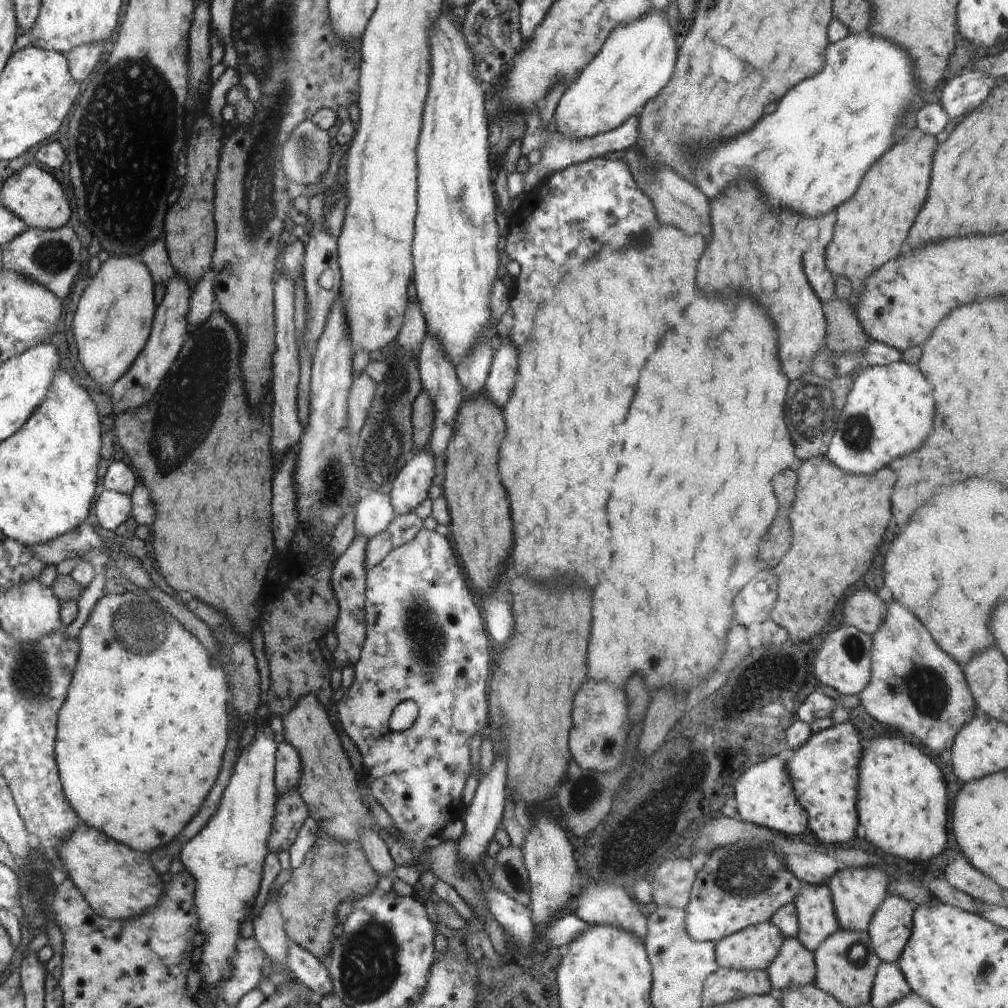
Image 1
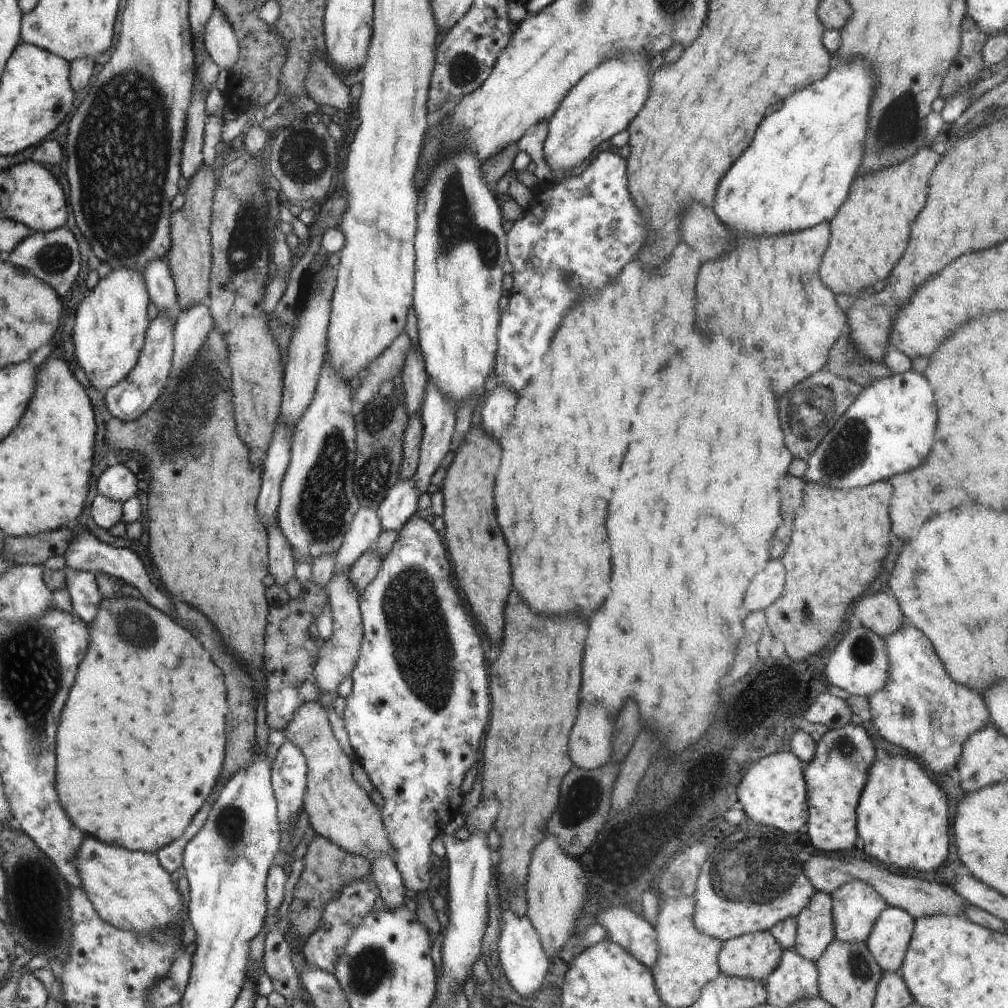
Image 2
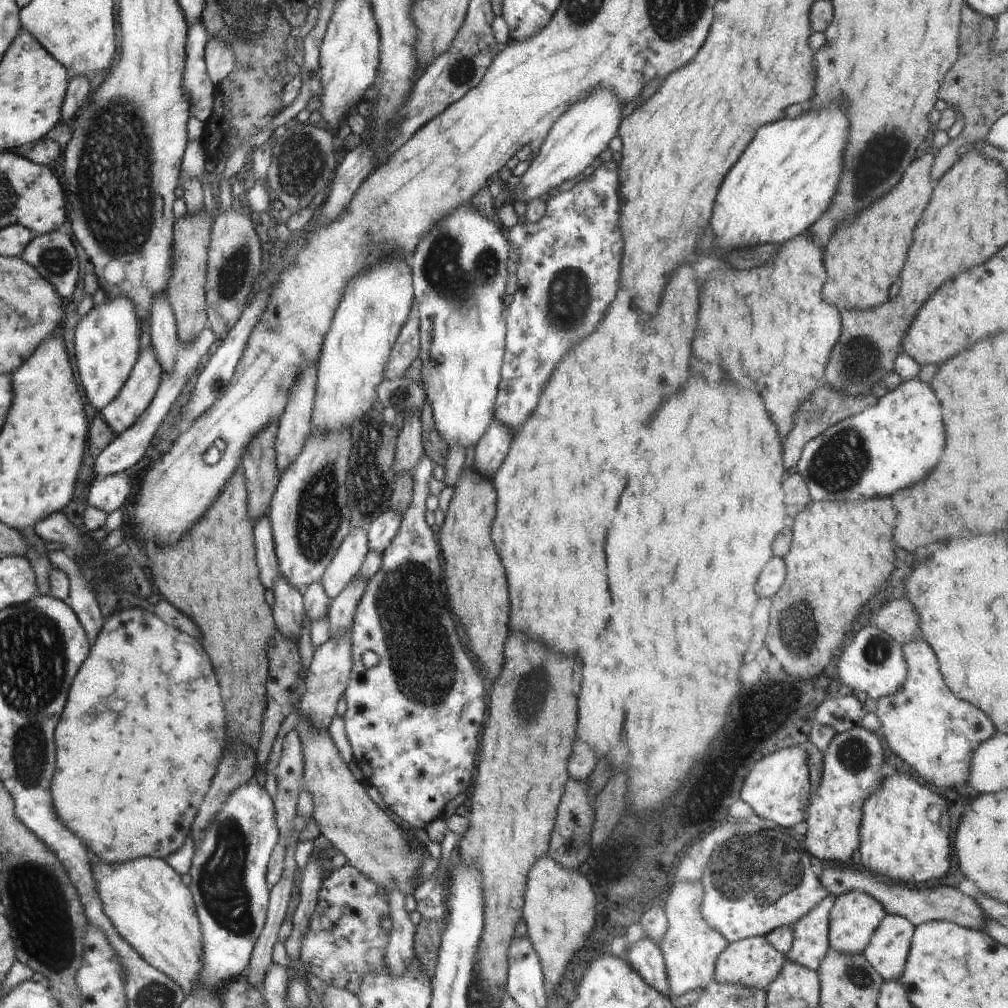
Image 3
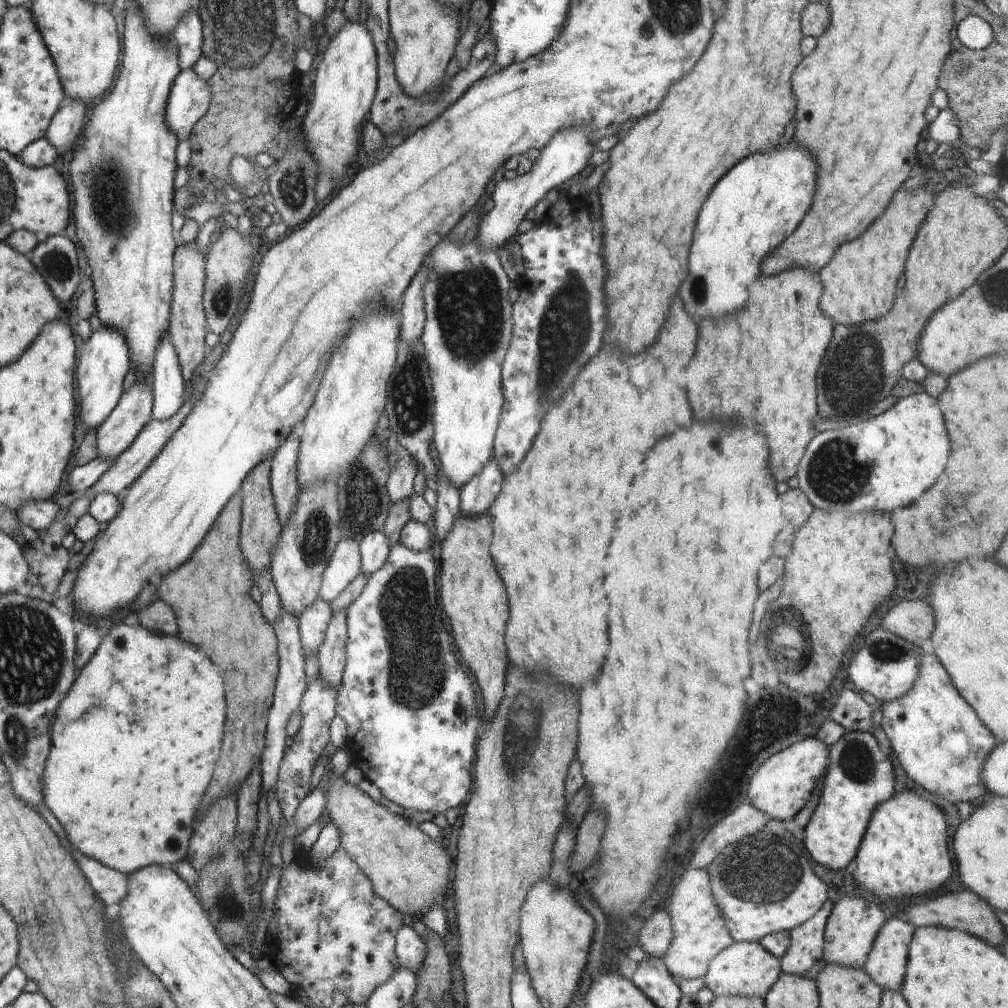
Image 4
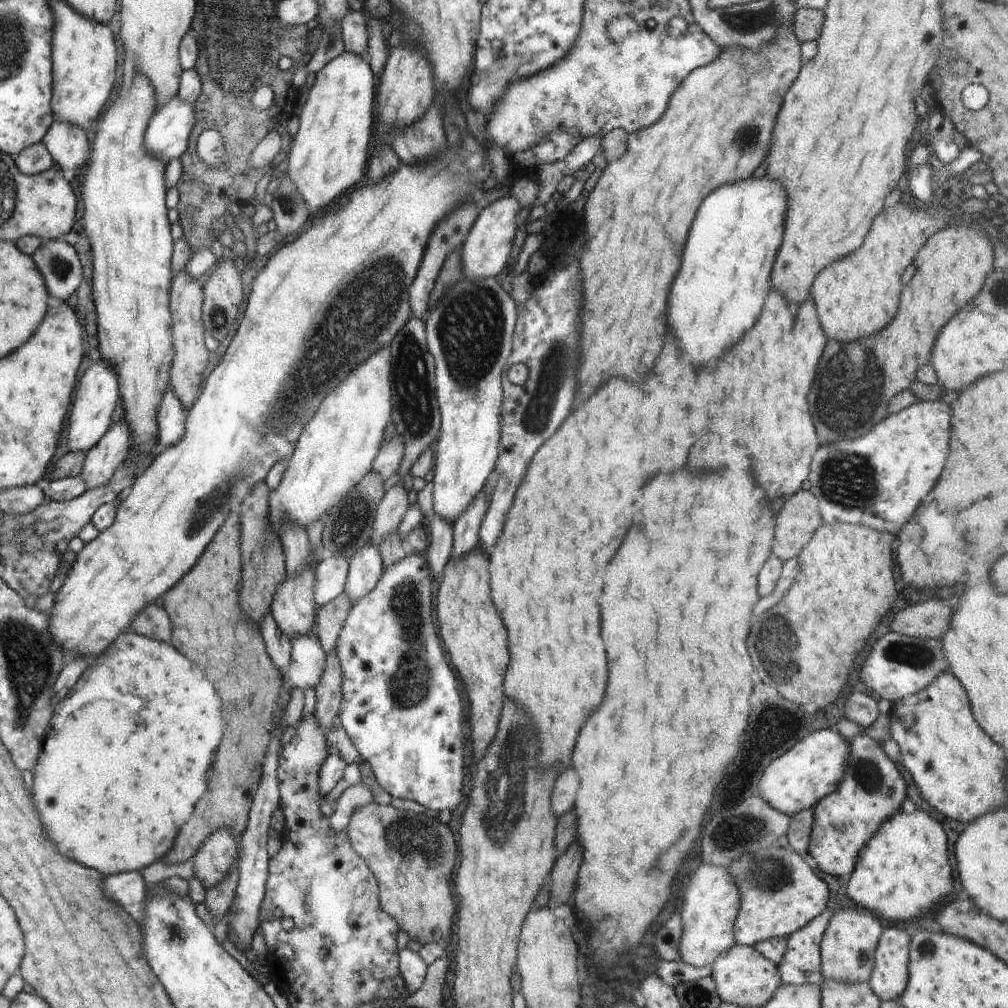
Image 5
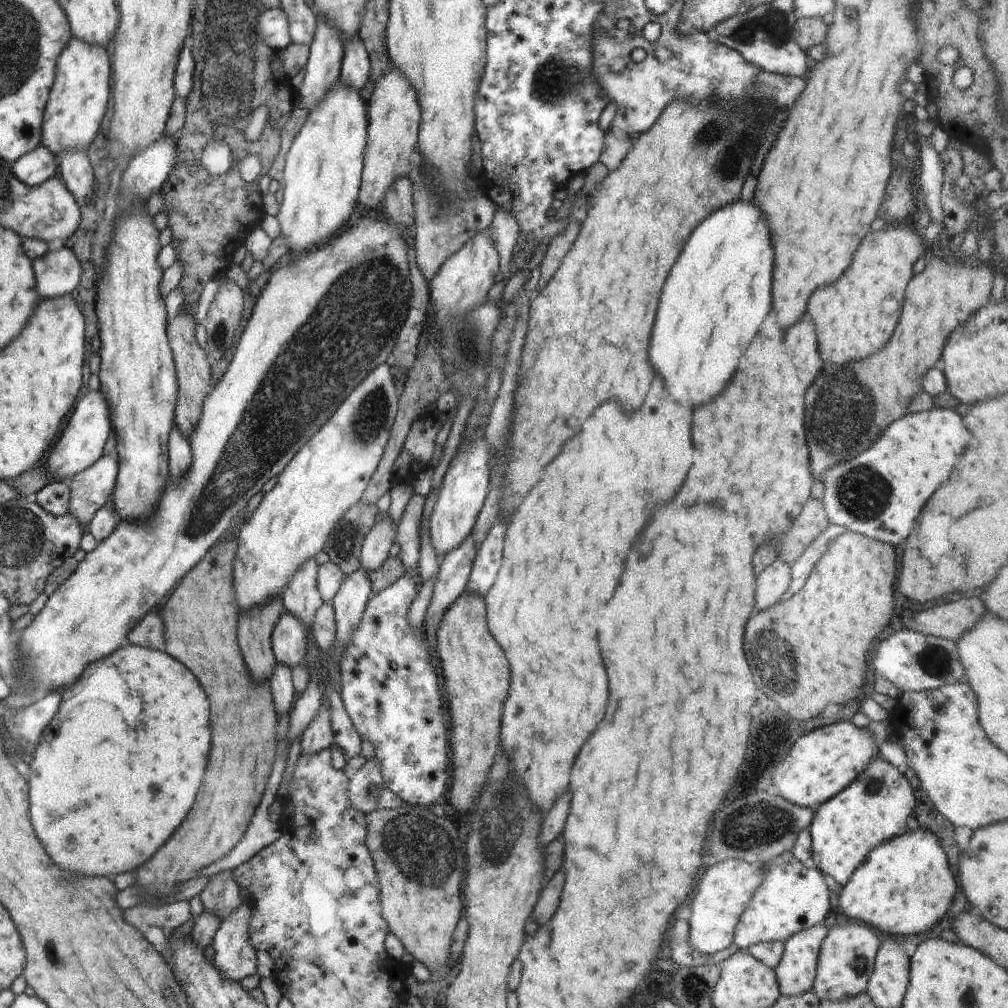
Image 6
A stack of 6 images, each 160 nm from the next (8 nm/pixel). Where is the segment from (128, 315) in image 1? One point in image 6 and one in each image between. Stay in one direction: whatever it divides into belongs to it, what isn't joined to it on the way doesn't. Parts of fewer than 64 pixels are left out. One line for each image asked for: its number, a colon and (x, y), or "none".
2: (110, 327)
3: (107, 343)
4: (105, 359)
5: (97, 396)
6: (80, 446)

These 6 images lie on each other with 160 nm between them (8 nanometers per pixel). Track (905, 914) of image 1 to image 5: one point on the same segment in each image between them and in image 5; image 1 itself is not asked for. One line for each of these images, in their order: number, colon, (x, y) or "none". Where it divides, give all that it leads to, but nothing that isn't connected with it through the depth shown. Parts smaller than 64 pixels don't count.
2: (888, 942)
3: (888, 949)
4: (886, 964)
5: (890, 975)

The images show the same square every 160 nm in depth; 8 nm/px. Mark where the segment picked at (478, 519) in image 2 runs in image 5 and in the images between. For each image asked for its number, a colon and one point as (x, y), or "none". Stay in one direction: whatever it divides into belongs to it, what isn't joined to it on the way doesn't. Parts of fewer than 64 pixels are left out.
3: (474, 580)
4: (475, 605)
5: (473, 636)

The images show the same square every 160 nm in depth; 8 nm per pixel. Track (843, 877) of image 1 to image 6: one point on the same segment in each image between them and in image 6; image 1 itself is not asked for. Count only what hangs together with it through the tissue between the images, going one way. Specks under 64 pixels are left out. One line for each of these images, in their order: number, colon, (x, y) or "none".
2: (857, 905)
3: (854, 916)
4: (853, 924)
5: (848, 945)
6: (846, 960)

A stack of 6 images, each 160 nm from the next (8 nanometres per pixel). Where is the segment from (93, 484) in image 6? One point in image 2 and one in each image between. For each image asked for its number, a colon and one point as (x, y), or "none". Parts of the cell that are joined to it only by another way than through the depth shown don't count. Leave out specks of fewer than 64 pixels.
2: (132, 397)
3: (135, 399)
4: (117, 434)
5: (100, 464)

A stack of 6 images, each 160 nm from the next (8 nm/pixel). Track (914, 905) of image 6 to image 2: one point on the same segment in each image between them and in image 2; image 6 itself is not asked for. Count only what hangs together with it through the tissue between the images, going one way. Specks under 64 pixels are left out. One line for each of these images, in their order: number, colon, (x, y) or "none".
2: (902, 816)
3: (899, 839)
4: (904, 852)
5: (901, 872)

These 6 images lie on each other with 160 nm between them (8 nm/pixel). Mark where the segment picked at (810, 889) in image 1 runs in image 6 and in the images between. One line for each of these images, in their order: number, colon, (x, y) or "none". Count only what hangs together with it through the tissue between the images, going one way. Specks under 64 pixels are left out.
2: (815, 929)
3: (810, 945)
4: (805, 956)
5: (800, 965)
6: (795, 972)

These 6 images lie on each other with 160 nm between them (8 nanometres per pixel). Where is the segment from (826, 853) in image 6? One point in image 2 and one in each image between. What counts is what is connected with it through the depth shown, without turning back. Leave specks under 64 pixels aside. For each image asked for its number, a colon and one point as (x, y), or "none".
2: (835, 777)
3: (851, 772)
4: (860, 777)
5: (872, 790)

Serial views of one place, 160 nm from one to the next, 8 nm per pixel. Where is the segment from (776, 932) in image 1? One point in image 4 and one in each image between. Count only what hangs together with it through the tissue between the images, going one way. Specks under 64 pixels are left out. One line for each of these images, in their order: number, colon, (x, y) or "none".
2: (755, 956)
3: (752, 962)
4: (747, 969)

